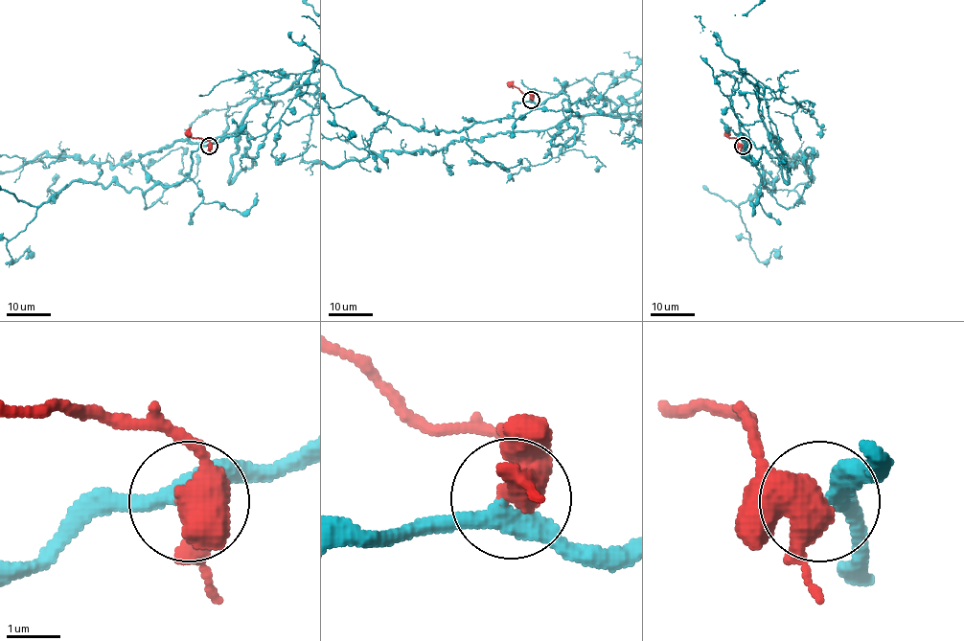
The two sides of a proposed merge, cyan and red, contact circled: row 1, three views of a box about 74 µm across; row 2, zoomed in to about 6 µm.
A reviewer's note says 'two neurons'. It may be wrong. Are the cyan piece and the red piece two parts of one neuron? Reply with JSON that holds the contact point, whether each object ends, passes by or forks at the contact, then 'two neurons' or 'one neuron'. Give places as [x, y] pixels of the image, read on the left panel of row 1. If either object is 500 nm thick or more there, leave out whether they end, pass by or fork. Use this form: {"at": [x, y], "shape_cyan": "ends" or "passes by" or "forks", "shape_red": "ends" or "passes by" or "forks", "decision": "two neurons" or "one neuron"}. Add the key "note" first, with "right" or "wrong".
{"note": "wrong", "at": [209, 146], "shape_cyan": "passes by", "shape_red": "forks", "decision": "one neuron"}

